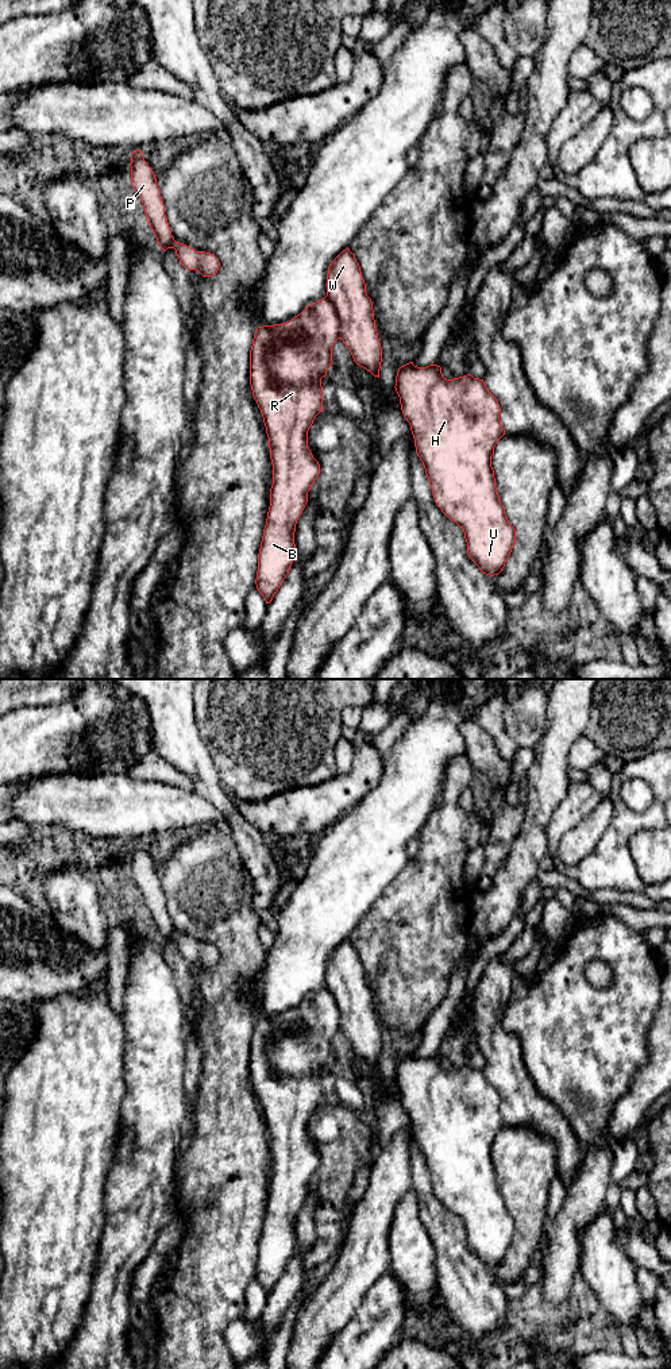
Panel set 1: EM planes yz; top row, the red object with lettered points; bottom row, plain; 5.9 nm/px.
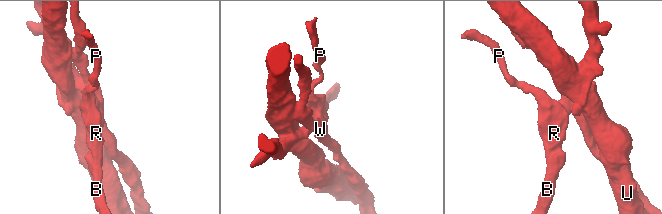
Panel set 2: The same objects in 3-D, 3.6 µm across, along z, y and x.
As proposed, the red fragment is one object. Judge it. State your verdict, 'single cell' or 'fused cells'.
fused cells

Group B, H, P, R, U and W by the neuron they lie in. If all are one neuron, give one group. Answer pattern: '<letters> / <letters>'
B P R / H U W

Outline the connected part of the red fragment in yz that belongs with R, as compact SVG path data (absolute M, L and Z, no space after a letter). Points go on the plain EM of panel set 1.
M328 987L305 998L289 1014L258 1018L250 1041L250 1076L261 1100L269 1129L273 1156L270 1198L258 1245L255 1276L270 1295L289 1265L296 1246L294 1223L308 1183L320 1165L320 1156L308 1138L308 1122L323 1103L321 1069L332 1053L332 1038L339 1026L339 1009Z

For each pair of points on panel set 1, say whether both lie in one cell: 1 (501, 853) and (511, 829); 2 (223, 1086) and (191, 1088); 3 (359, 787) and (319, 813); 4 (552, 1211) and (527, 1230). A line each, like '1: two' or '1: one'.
1: one
2: two
3: one
4: two

